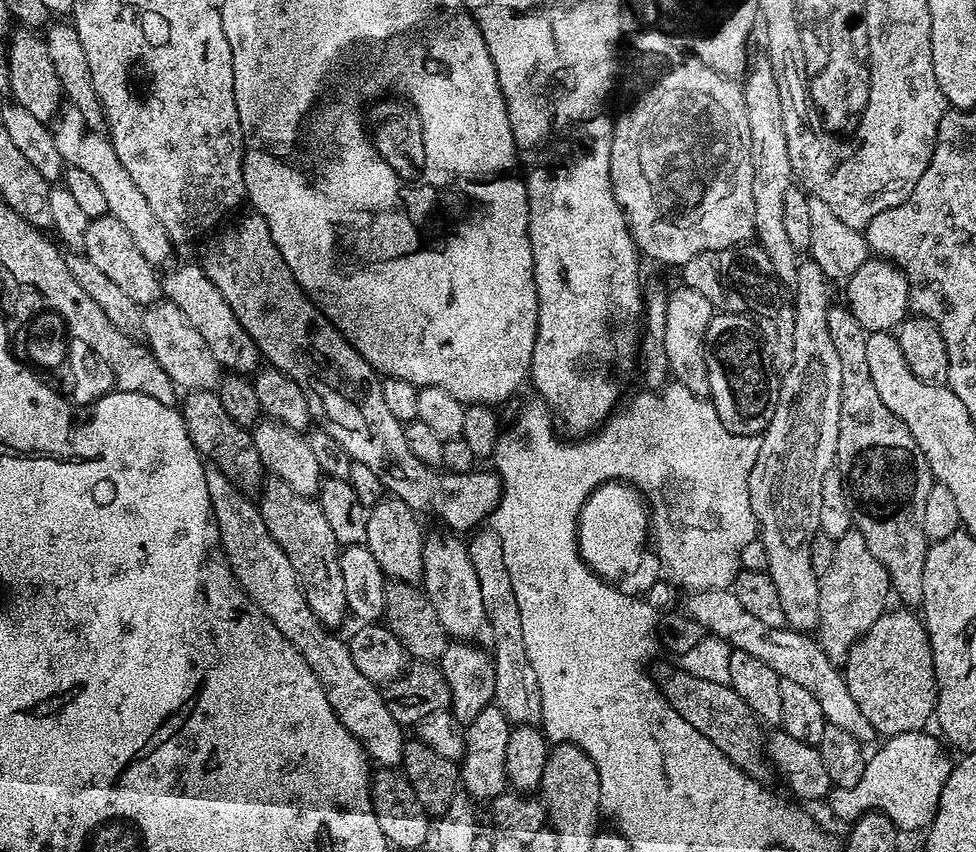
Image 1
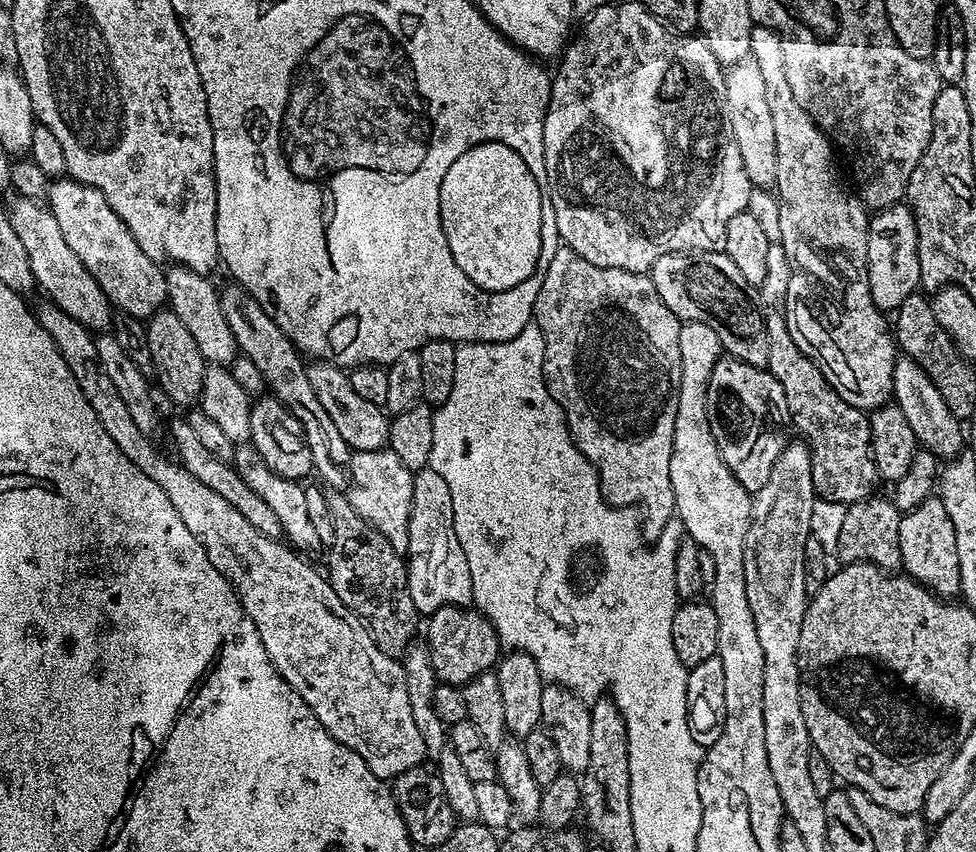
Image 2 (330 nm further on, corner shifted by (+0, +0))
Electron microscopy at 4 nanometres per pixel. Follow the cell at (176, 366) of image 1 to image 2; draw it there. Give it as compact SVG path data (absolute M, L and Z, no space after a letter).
M21 198L14 200L12 205L7 205L6 211L14 234L18 234L19 241L26 249L26 258L30 258L30 270L36 279L36 288L44 291L43 295L53 304L57 304L62 311L68 312L70 318L96 330L100 324L98 311L107 307L107 299L96 279L88 273L86 266L82 266L79 256L74 254L74 250L70 250L66 238L62 238L58 218L54 218L52 211L43 203Z

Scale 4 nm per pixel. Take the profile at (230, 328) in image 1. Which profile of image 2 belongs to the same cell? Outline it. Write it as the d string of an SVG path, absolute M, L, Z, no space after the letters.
M71 178L53 179L48 186L46 207L52 211L54 218L58 218L62 238L66 238L79 261L86 262L86 270L96 279L109 305L118 302L118 310L123 315L138 317L138 308L148 304L148 318L165 307L168 298L165 269L140 249L122 218L114 214L110 202L104 200L98 189Z

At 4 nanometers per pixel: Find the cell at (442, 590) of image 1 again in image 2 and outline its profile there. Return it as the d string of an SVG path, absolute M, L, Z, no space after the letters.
M383 447L369 452L352 452L346 467L348 467L346 495L350 506L354 506L361 521L375 528L381 537L407 537L414 473L404 465L402 458L398 458L398 454Z

